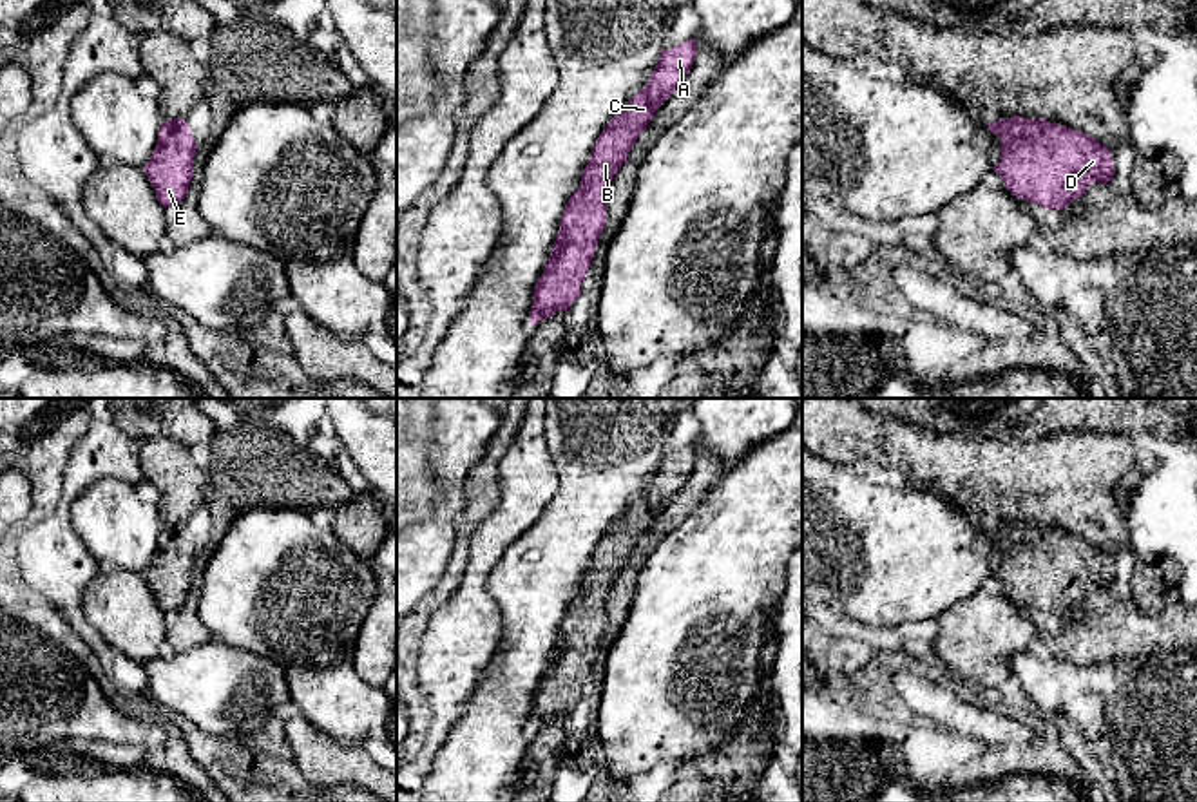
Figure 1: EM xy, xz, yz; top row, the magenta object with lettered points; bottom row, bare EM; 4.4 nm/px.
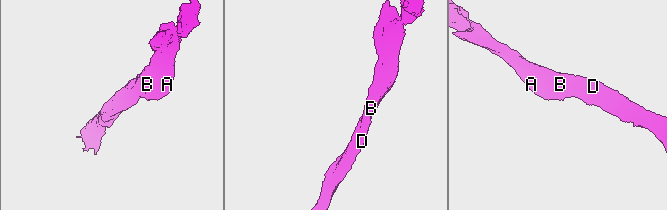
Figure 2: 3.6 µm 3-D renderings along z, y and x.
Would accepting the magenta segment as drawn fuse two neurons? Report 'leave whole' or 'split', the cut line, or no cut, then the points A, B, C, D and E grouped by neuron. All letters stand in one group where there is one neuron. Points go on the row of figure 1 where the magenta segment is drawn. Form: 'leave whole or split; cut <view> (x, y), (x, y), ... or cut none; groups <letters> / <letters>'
leave whole; cut none; groups A B C D E

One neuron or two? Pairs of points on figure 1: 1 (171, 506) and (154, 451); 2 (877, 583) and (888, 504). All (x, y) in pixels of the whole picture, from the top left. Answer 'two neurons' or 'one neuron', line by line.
1: one neuron
2: one neuron

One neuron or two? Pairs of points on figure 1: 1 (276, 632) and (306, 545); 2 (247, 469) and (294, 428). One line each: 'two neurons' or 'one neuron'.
1: one neuron
2: one neuron

